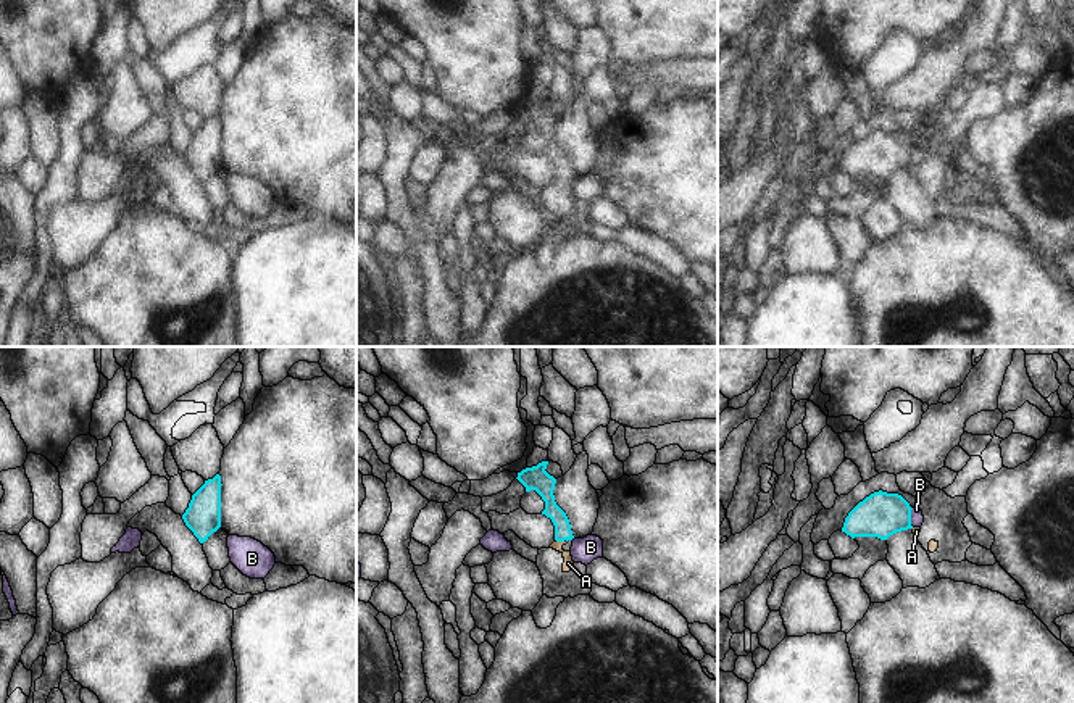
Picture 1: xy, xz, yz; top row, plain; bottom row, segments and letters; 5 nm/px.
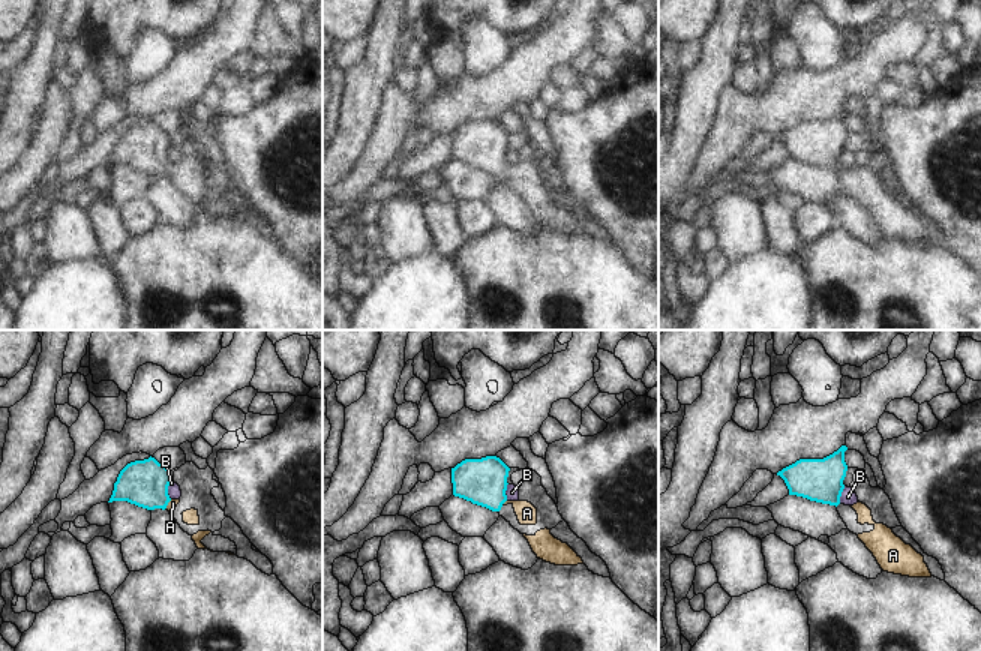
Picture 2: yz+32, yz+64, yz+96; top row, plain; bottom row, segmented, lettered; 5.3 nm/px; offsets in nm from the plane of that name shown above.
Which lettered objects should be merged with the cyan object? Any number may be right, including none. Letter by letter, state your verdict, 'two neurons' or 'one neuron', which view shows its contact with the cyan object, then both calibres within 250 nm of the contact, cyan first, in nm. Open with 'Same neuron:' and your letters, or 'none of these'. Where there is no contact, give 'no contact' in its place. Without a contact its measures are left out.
Same neuron: A
A: one neuron | xz | 80/50 nm
B: two neurons | yz | 220/60 nm

